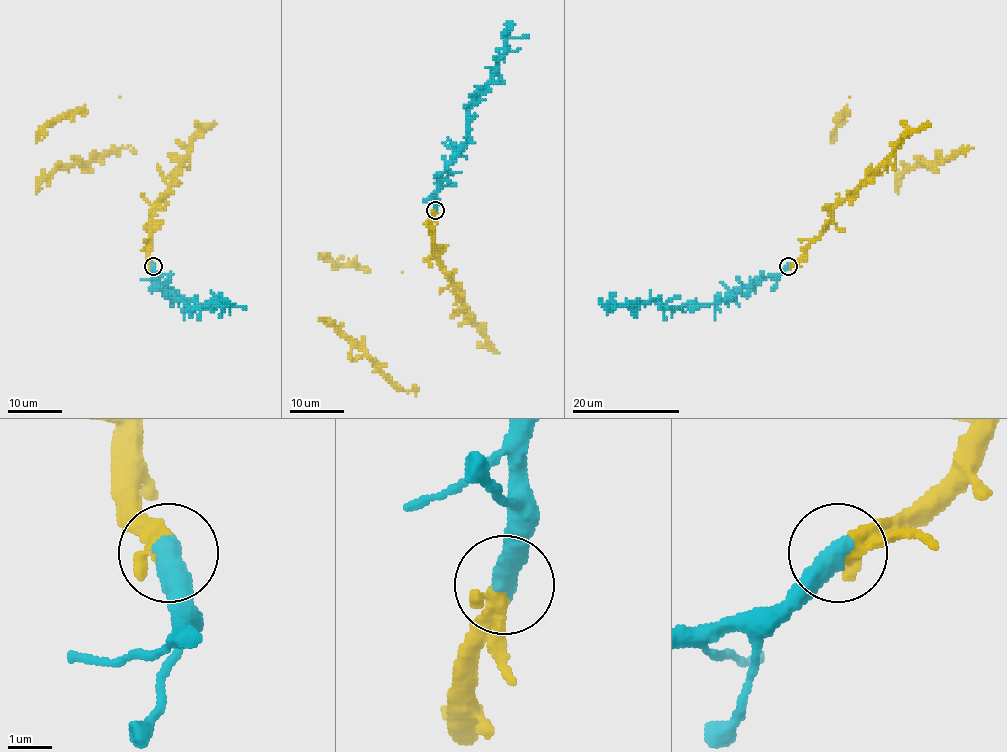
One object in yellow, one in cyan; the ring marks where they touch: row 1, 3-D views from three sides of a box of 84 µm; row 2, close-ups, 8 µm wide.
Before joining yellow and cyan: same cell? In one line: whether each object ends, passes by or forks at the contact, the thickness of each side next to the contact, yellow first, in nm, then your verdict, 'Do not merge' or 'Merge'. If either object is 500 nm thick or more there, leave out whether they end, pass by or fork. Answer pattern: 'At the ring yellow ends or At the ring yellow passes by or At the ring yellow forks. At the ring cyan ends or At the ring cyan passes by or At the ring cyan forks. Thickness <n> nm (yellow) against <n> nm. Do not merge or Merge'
Thickness 440 nm (yellow) against 550 nm. Merge

